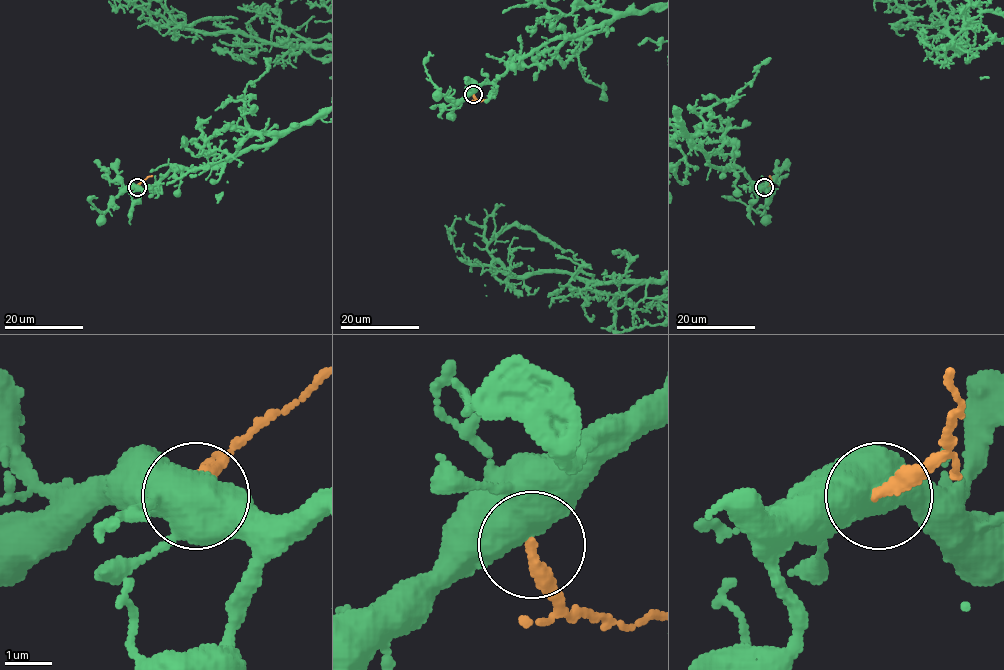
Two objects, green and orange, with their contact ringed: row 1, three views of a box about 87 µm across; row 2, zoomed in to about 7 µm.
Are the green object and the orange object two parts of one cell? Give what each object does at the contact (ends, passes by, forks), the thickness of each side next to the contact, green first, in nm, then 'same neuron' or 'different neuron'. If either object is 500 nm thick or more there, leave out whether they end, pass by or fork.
calibres 850 and 320 nm; different neuron

